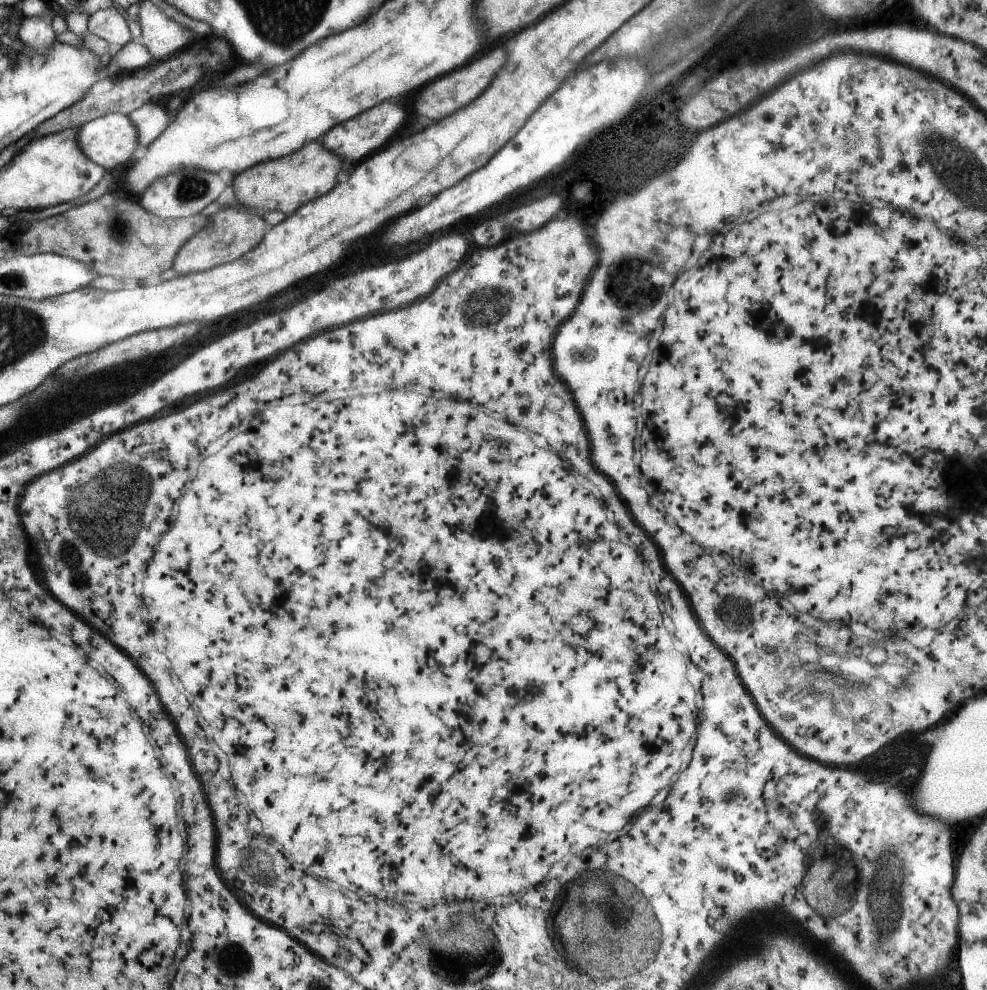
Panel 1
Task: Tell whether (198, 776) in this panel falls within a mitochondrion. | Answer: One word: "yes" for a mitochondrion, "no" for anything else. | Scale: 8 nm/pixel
no

